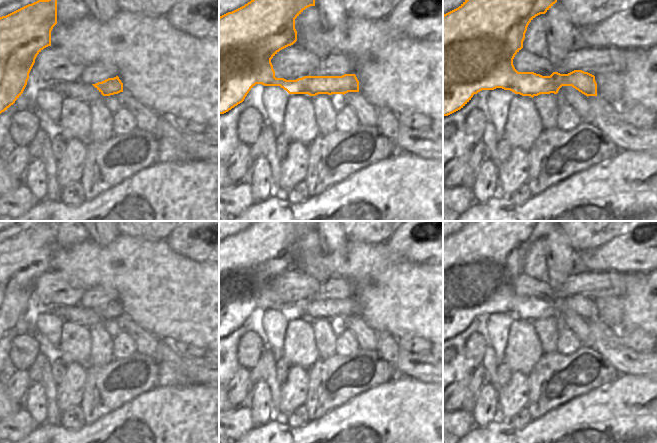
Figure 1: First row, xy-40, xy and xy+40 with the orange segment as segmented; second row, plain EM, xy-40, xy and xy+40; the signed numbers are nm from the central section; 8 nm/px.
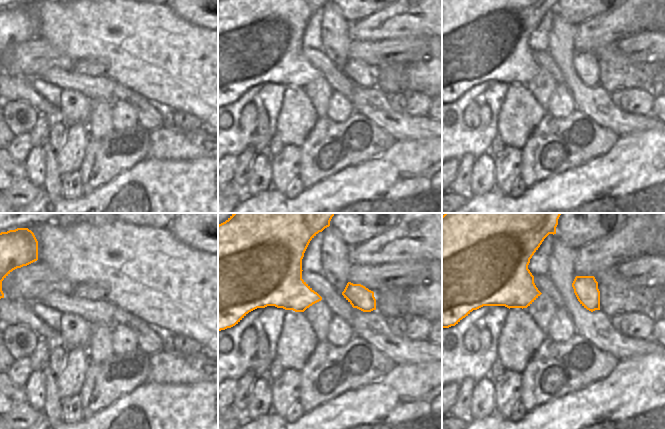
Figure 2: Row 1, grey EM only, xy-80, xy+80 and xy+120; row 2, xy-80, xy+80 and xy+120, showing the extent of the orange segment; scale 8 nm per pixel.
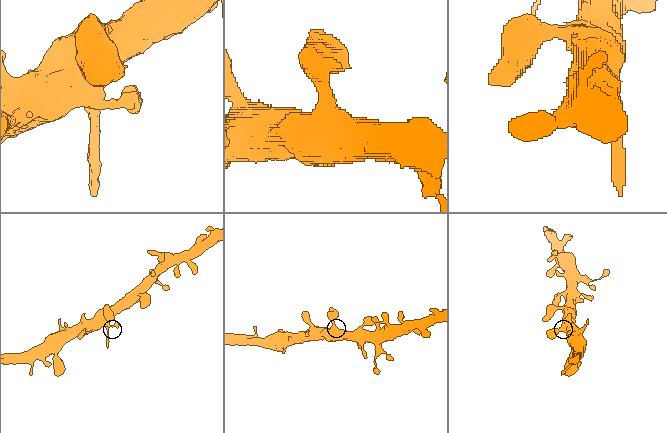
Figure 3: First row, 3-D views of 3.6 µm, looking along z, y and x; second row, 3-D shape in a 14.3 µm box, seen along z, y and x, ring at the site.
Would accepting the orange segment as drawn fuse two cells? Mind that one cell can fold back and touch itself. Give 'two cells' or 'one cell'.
one cell

